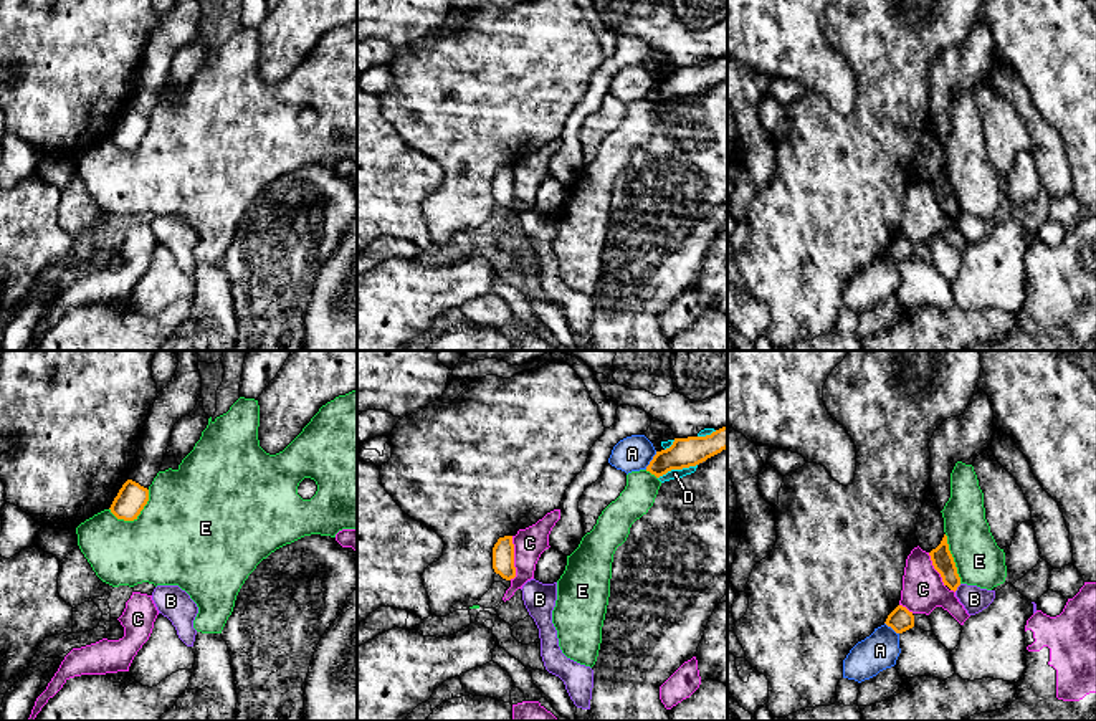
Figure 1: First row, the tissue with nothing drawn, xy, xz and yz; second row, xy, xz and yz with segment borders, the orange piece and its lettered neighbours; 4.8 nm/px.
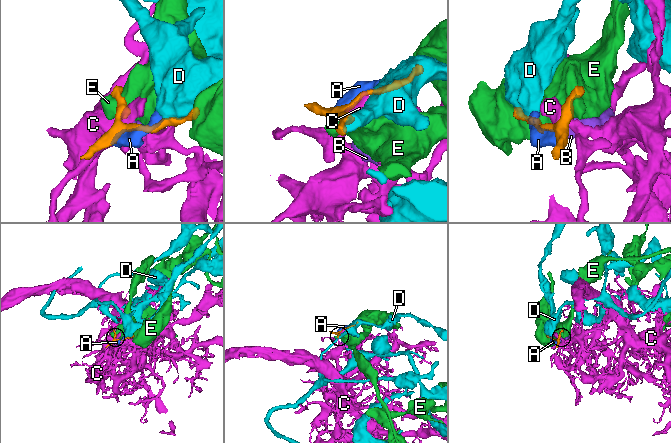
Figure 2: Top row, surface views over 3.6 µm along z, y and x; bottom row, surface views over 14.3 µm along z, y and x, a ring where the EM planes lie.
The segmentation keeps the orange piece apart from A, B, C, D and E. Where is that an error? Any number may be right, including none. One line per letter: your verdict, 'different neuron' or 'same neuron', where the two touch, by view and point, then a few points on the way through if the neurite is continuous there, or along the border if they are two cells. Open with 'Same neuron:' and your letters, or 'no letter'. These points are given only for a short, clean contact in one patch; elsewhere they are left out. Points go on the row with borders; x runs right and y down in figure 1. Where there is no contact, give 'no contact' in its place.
Same neuron: no letter
A: different neuron; contact xz (652, 460)
B: different neuron; contact yz (957, 586); border yz (961, 584), (954, 591)
C: different neuron; contact xz (513, 559); border xz (511, 536), (514, 576), (509, 579)
D: different neuron; contact xz (676, 468)
E: different neuron; contact xy (136, 516)

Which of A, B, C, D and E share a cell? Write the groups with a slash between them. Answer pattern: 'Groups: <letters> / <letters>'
Groups: A / B C / D / E

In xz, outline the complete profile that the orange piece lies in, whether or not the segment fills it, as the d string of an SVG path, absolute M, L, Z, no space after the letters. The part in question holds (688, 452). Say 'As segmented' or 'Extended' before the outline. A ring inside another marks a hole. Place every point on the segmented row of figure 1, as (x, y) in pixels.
As segmented. M727 425L706 437L674 438L666 450L656 451L646 471L656 478L671 470L696 466L727 448Z

